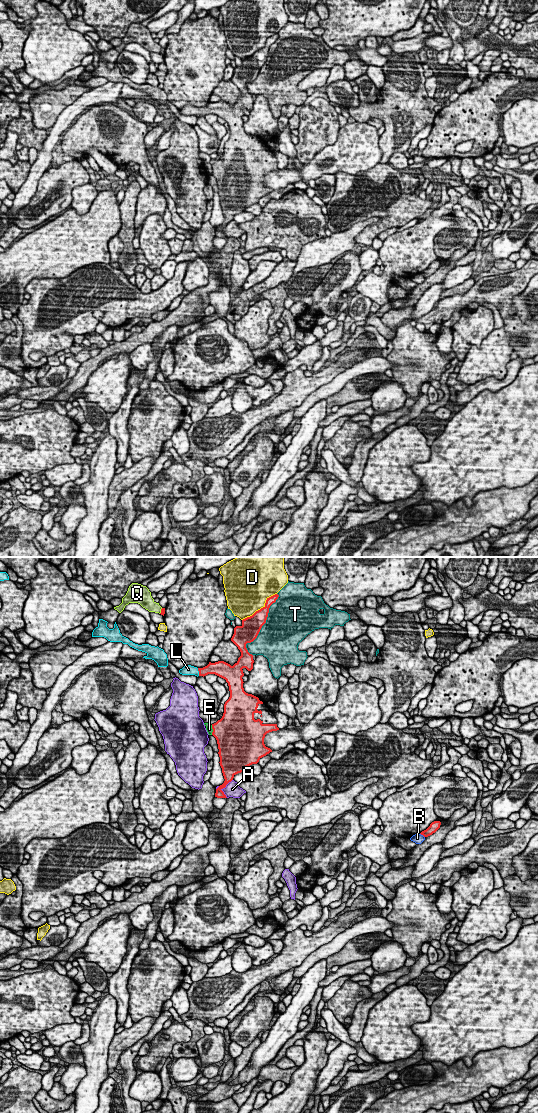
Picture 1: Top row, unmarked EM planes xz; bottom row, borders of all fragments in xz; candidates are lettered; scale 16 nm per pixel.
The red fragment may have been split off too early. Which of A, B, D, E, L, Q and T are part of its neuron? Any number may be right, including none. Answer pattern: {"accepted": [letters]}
{"accepted": ["L"]}

